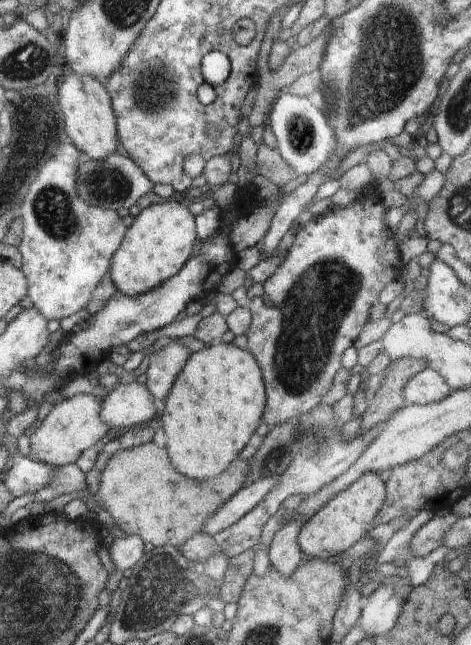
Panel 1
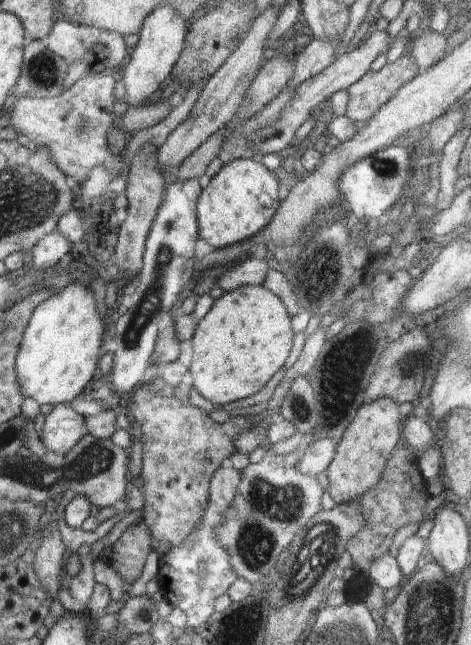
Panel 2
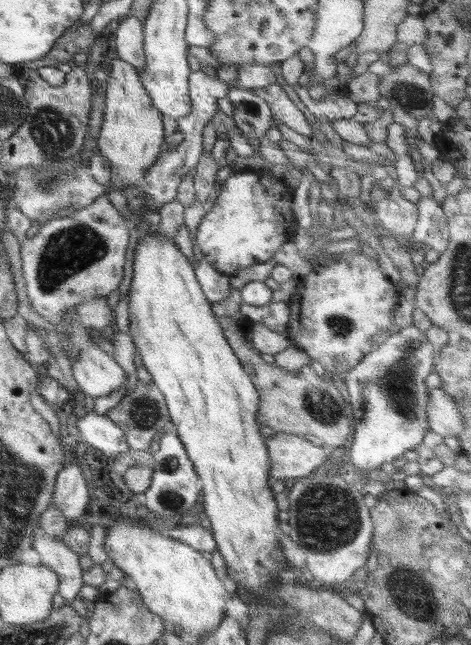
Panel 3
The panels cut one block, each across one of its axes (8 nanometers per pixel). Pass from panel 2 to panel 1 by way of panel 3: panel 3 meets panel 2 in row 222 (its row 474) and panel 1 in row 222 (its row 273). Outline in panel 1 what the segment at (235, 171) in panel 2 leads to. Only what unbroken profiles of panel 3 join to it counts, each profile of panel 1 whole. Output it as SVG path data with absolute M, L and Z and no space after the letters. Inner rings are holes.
M164 202L160 205L153 205L142 209L135 217L134 224L127 228L124 239L116 253L112 256L110 276L116 285L117 291L132 298L148 293L157 288L160 284L168 281L173 275L184 267L184 264L191 258L192 245L197 238L197 227L195 217L189 212L186 202Z

